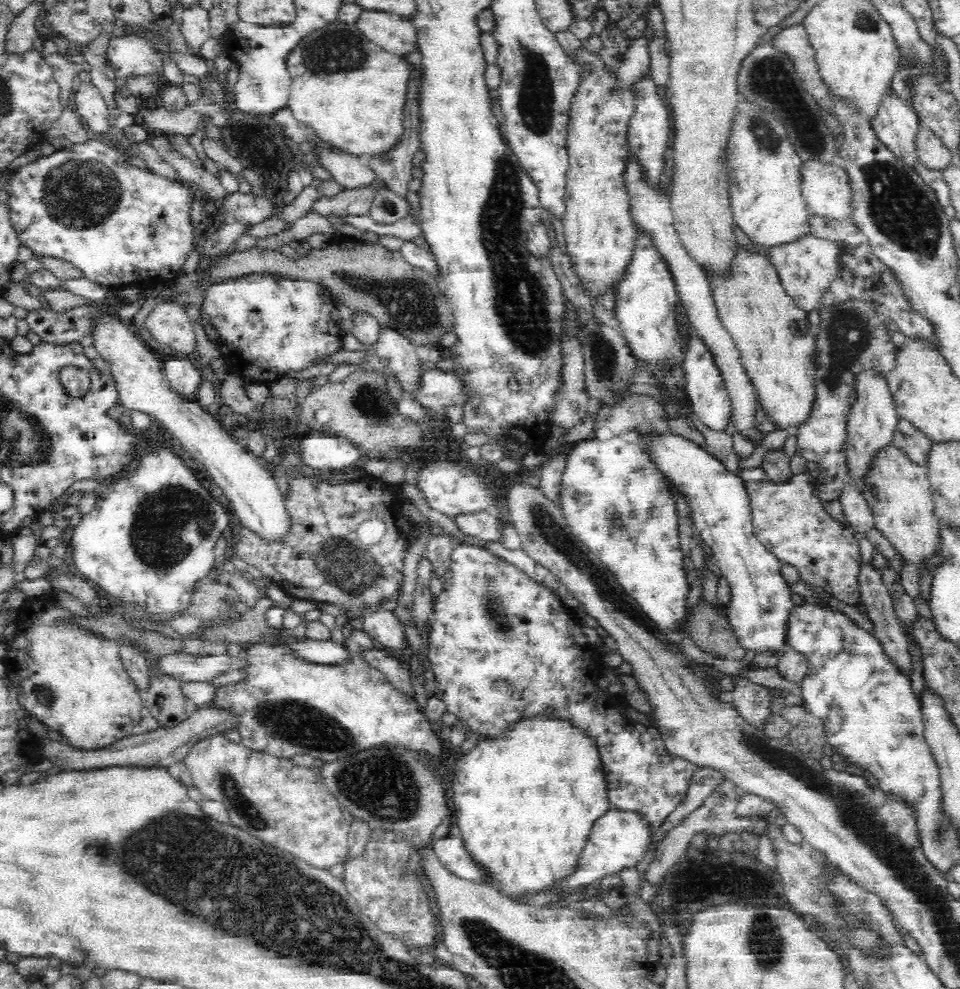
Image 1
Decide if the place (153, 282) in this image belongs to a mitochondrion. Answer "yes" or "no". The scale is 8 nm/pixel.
no

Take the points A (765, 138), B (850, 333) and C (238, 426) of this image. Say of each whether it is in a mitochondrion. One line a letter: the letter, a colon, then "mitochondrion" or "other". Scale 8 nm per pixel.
A: mitochondrion
B: mitochondrion
C: other

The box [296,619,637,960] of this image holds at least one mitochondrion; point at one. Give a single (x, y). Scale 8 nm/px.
(384, 787)

